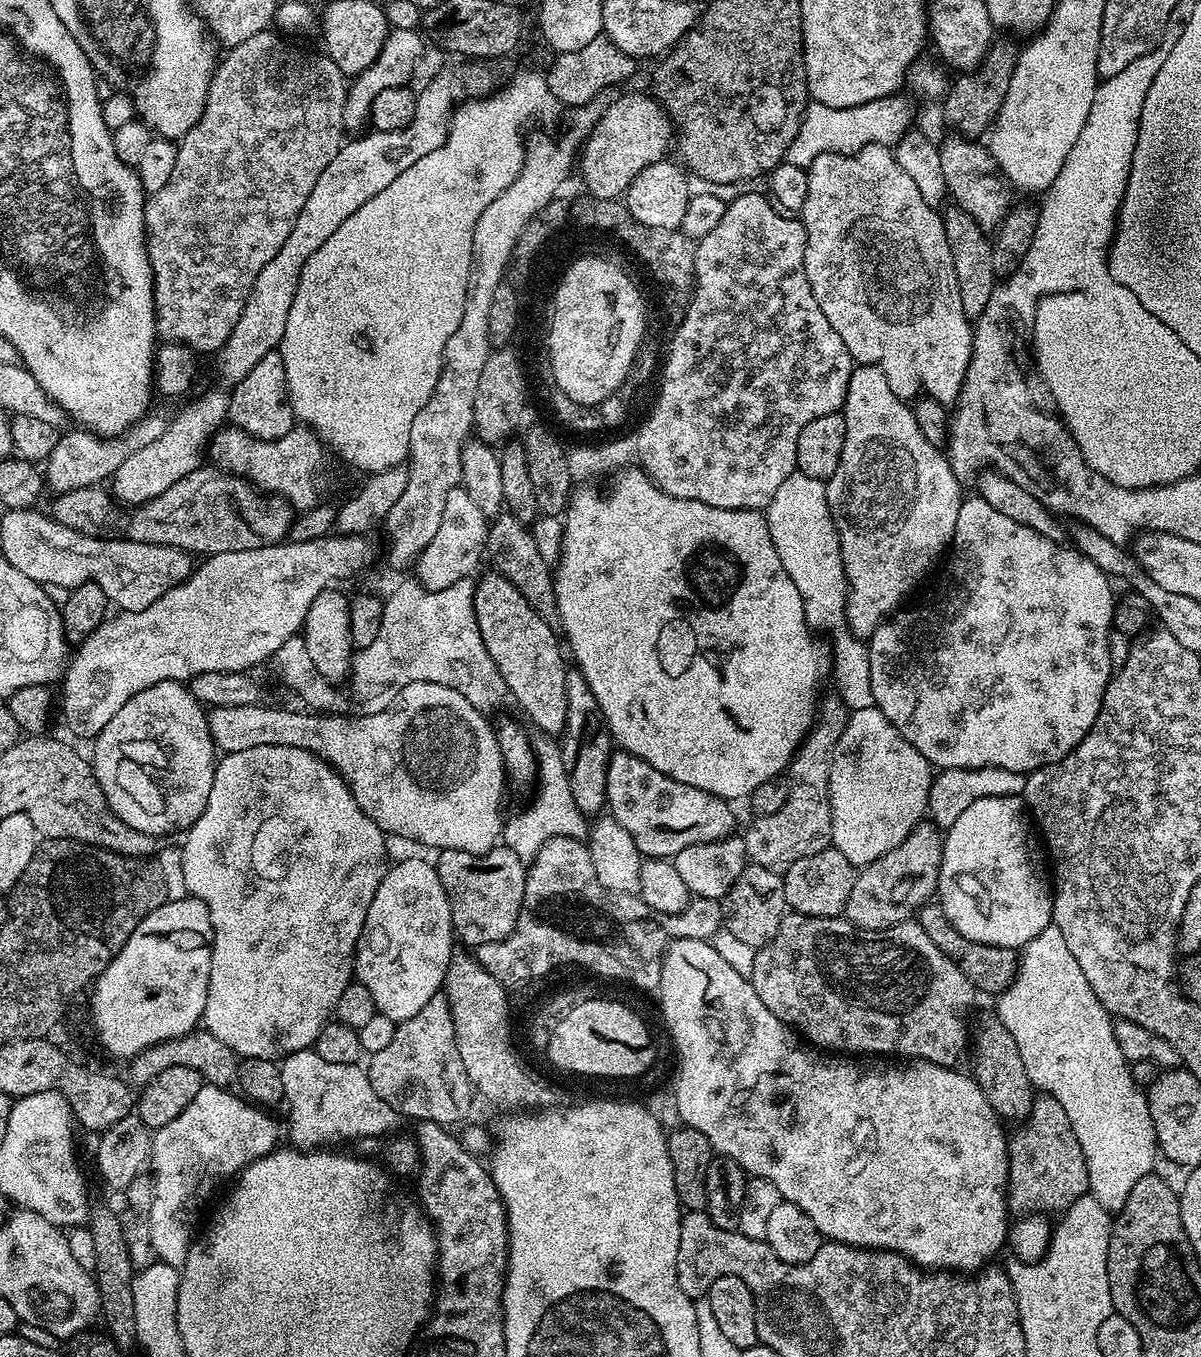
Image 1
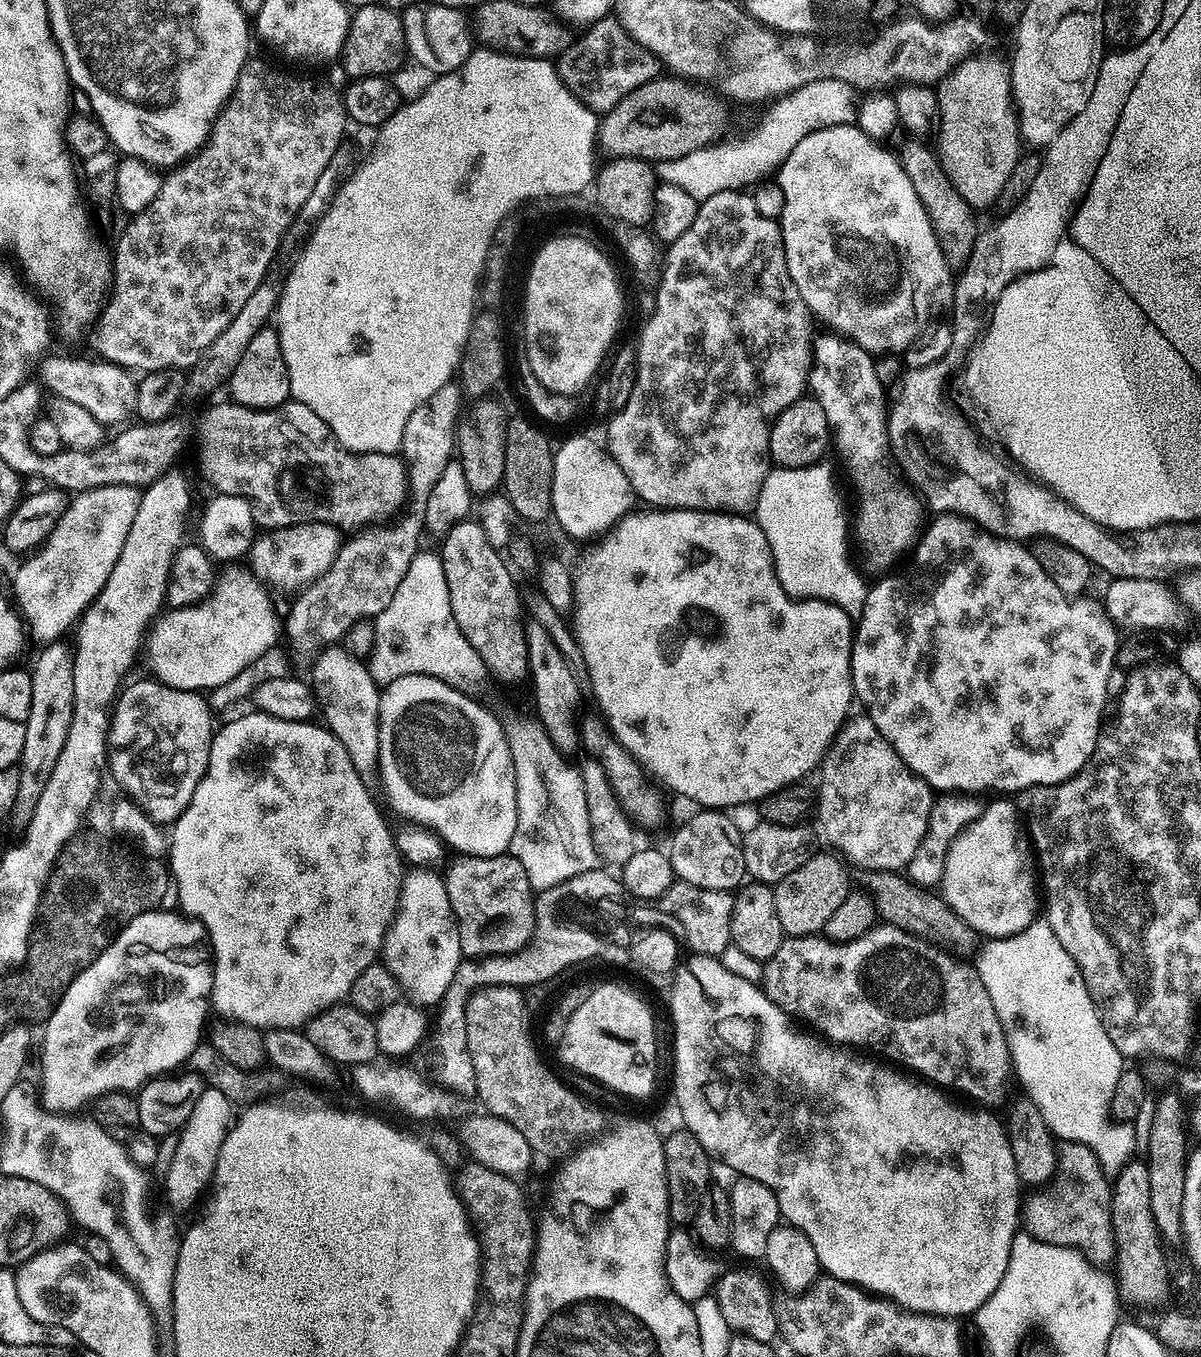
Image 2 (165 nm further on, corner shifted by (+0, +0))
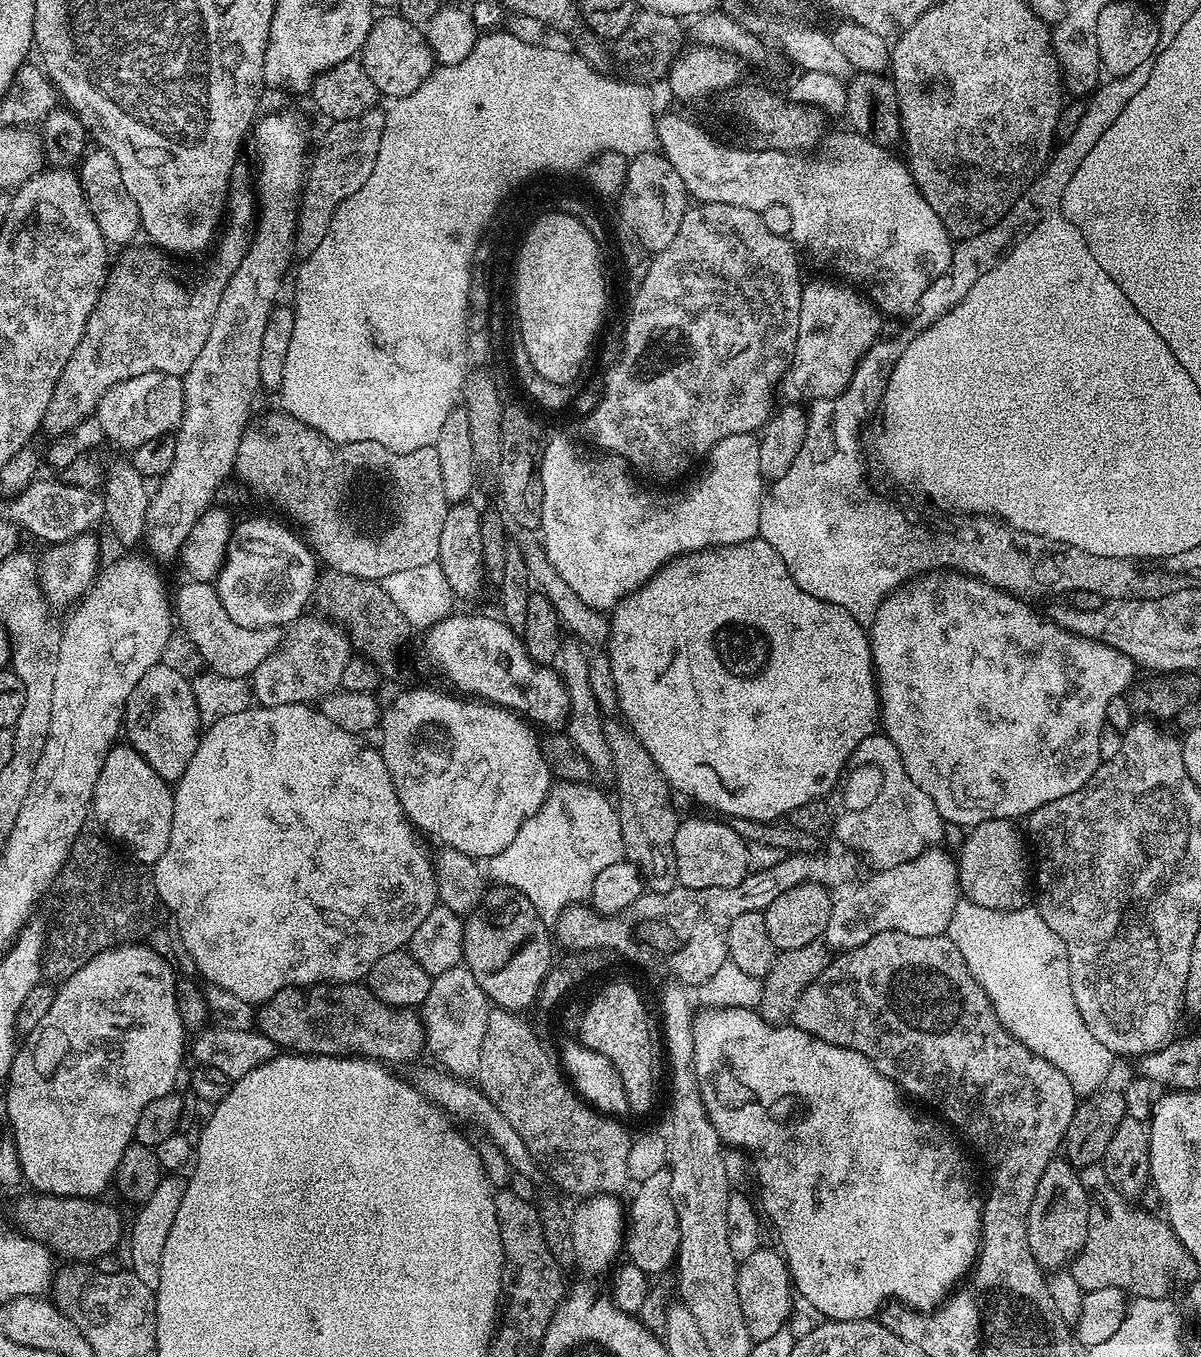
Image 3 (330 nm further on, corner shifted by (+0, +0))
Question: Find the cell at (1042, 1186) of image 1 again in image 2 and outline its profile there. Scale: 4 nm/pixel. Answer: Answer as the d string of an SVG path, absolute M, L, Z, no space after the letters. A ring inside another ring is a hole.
M1073 1140L1063 1141L1058 1148L1058 1171L1041 1196L1032 1196L1022 1204L1022 1228L1036 1239L1054 1246L1078 1251L1095 1268L1103 1269L1116 1258L1116 1239L1112 1229L1112 1185L1109 1173L1098 1162L1090 1146Z

